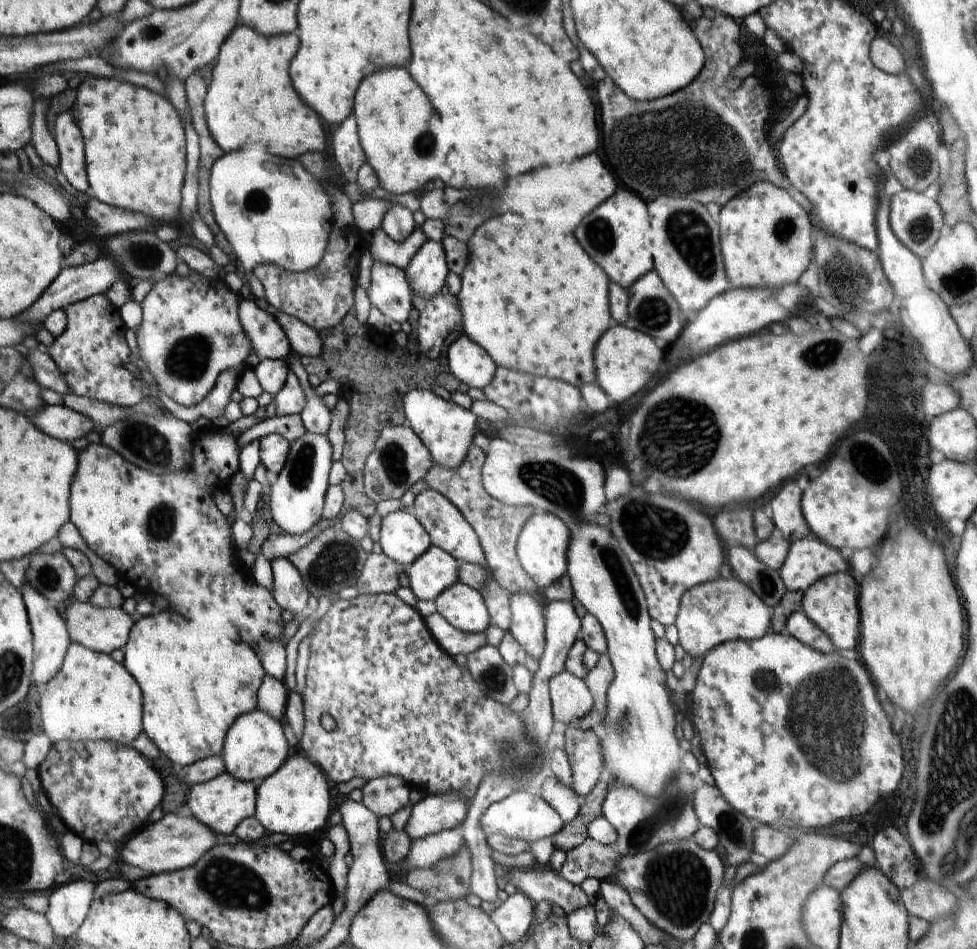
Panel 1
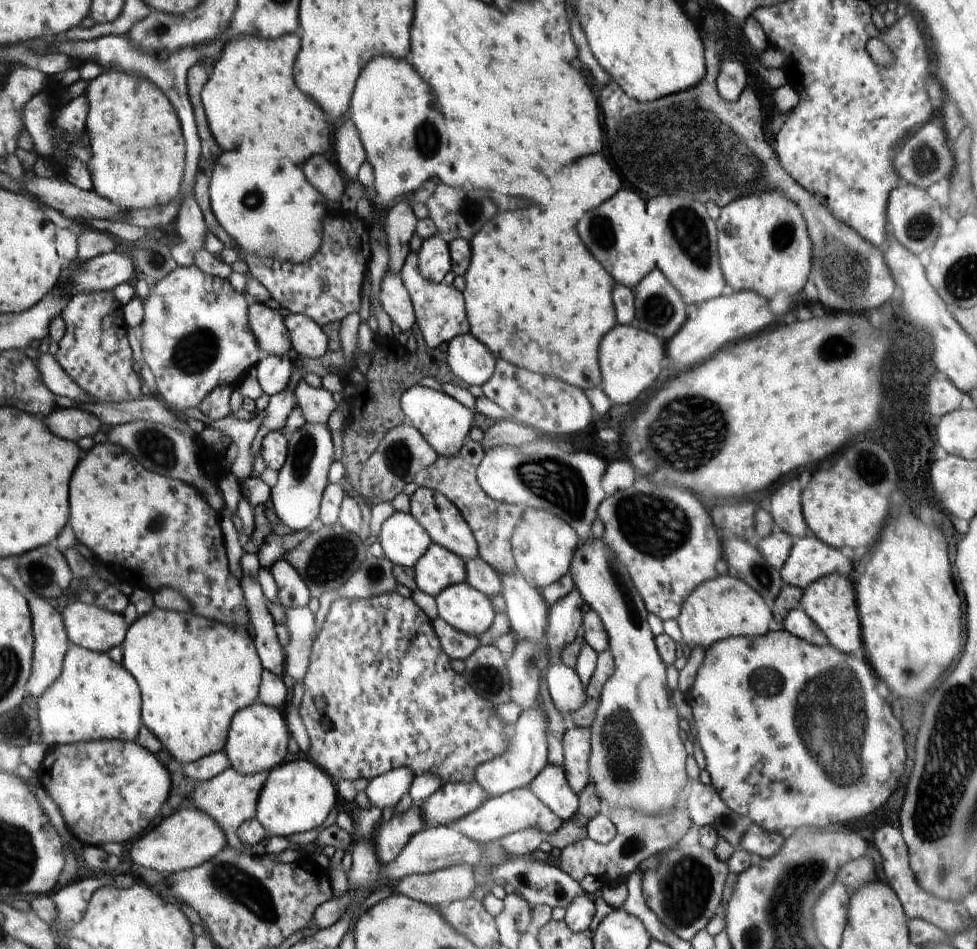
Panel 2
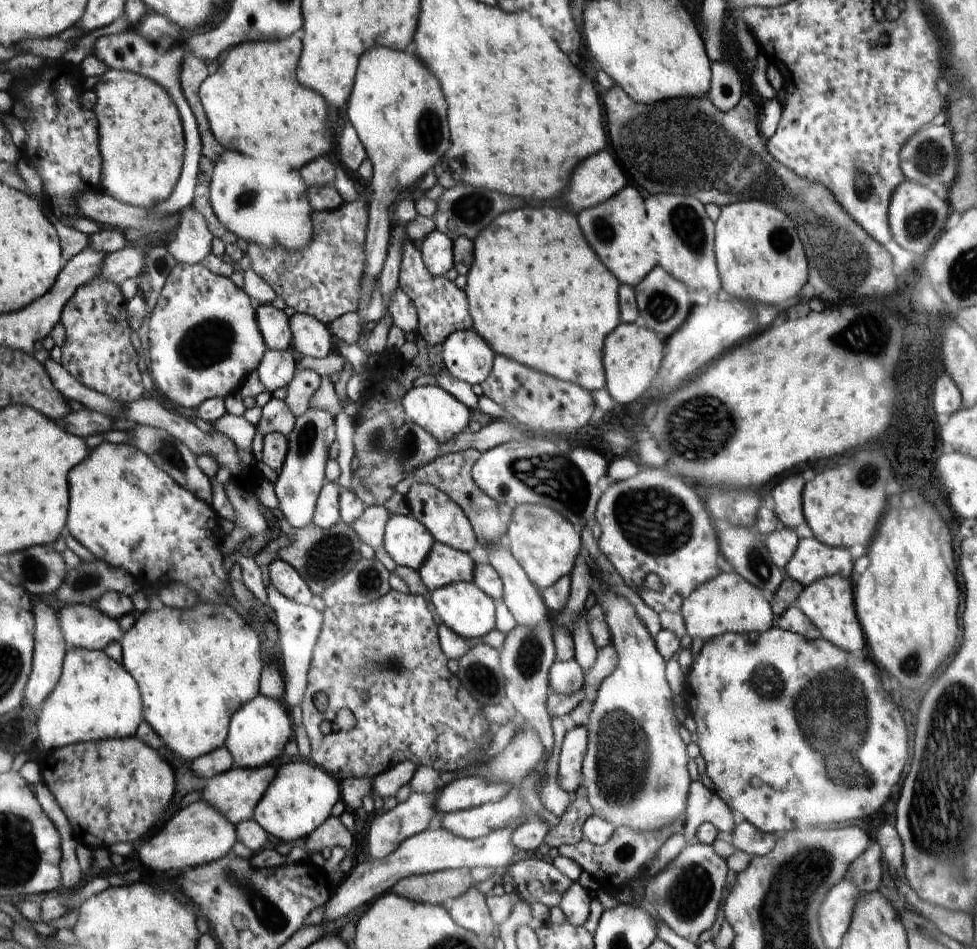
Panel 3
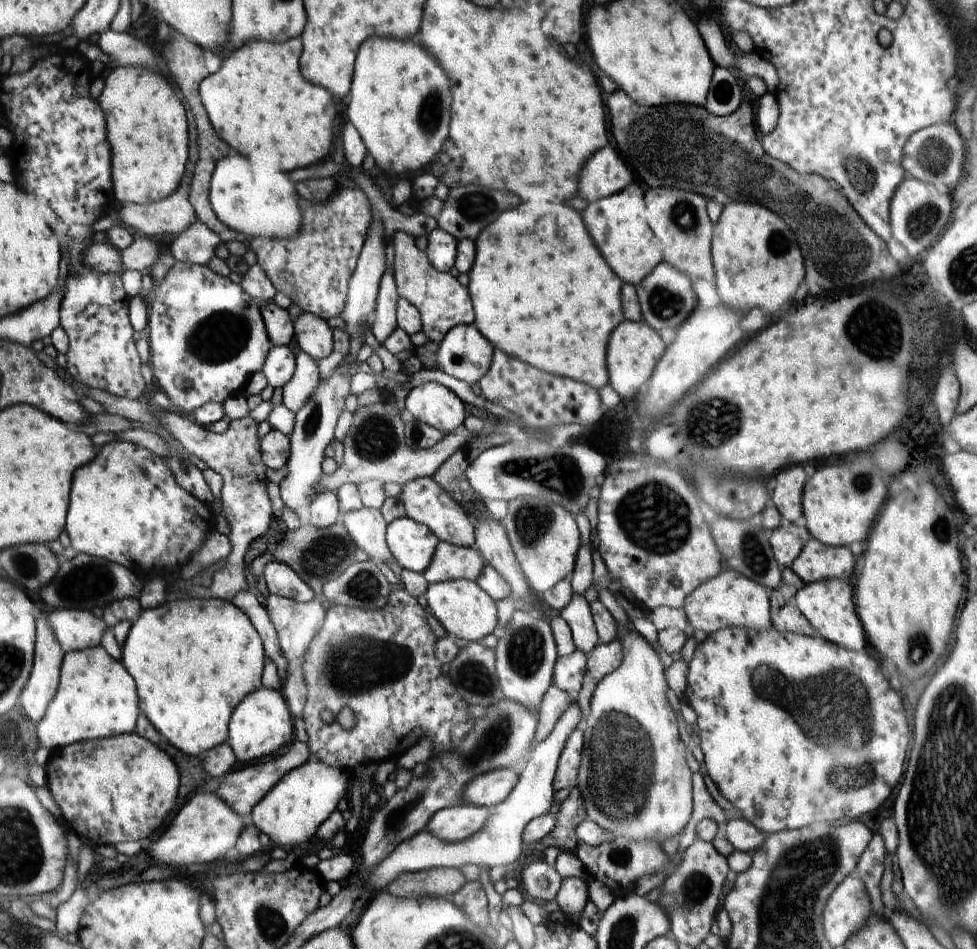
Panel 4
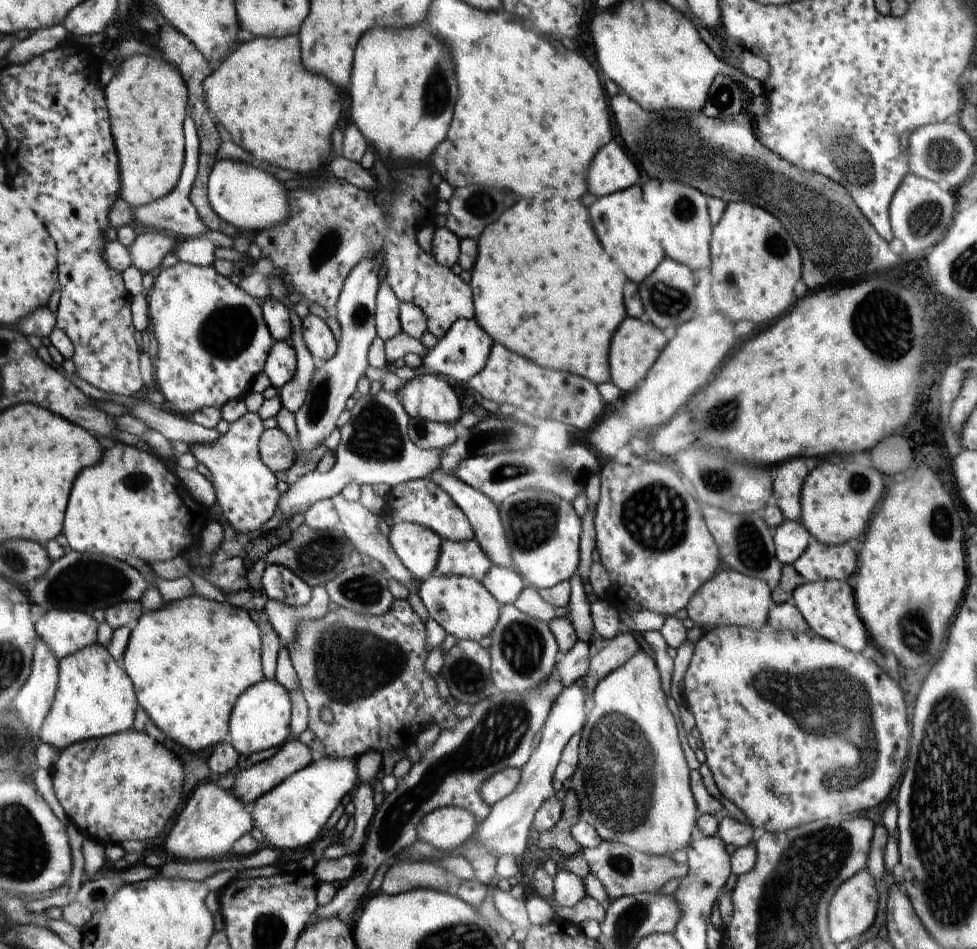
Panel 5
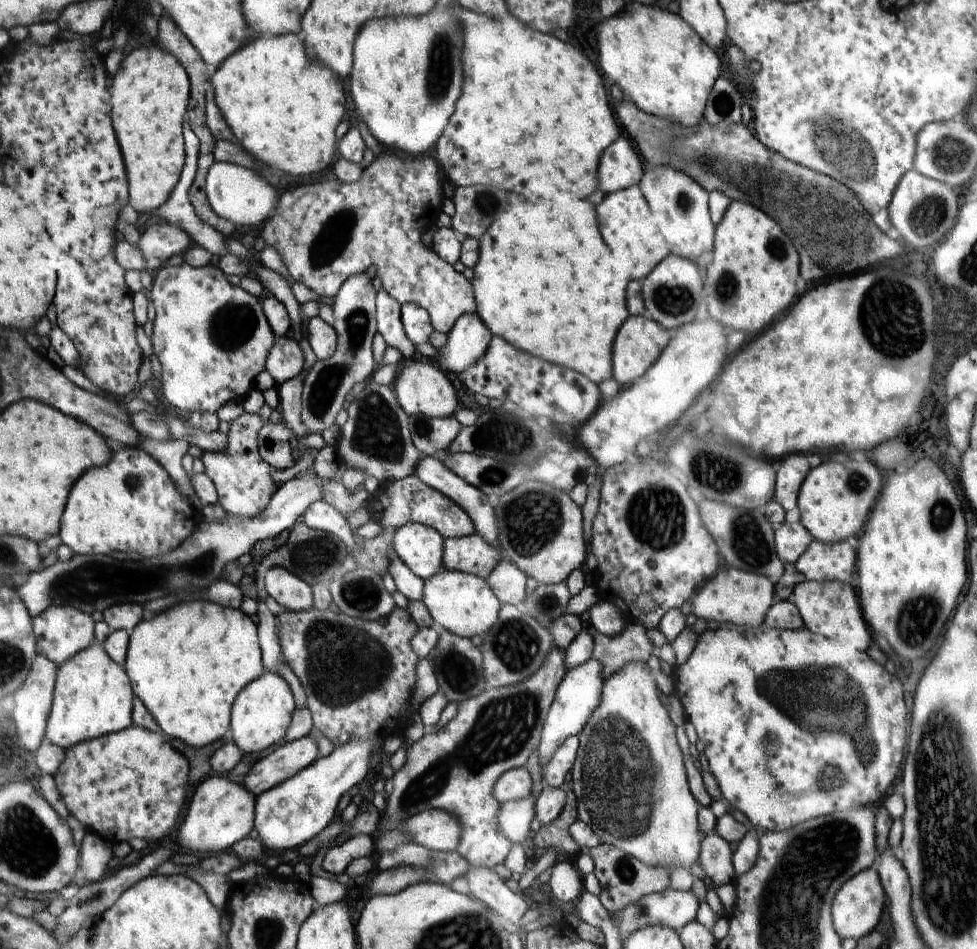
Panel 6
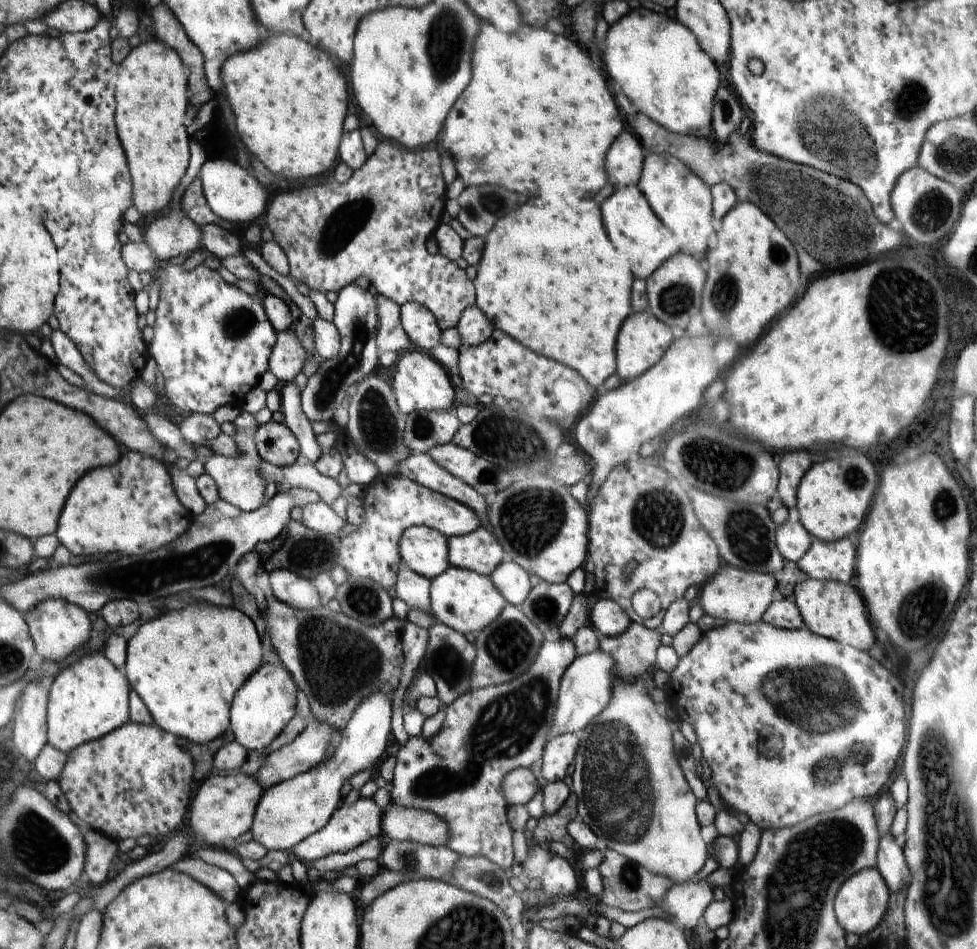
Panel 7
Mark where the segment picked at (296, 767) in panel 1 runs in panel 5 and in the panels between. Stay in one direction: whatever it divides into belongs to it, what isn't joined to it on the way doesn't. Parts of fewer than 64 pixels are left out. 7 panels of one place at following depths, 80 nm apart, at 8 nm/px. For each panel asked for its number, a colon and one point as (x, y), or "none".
2: (297, 797)
3: (301, 797)
4: (291, 814)
5: (293, 814)

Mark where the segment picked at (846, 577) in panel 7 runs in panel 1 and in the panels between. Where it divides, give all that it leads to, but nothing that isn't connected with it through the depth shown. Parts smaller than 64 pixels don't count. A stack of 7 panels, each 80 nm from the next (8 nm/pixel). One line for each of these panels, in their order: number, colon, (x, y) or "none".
1: (809, 559)
2: (809, 559)
3: (813, 560)
4: (816, 561)
5: (819, 561)
6: (821, 561)

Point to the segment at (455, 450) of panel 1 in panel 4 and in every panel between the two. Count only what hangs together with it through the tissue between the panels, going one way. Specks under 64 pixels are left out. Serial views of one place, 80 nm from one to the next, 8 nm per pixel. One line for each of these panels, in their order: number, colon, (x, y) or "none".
2: (444, 423)
3: (440, 414)
4: (428, 402)

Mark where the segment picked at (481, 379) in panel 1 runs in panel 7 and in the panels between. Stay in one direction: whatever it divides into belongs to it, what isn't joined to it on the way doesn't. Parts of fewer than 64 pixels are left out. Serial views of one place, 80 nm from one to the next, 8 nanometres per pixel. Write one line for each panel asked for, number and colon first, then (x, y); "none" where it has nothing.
2: (468, 358)
3: (466, 355)
4: (465, 354)
5: (463, 353)
6: (467, 342)
7: (474, 328)

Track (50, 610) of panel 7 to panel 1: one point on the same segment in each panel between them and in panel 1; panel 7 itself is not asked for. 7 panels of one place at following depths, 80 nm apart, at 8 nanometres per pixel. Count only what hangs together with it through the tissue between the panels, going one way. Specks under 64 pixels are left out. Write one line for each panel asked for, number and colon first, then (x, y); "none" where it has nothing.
1: (101, 629)
2: (93, 628)
3: (85, 626)
4: (75, 630)
5: (65, 631)
6: (63, 631)

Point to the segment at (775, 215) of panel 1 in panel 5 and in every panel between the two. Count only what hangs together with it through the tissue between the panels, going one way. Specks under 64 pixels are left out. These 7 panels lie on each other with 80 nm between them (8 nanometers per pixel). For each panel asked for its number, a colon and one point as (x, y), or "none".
2: (764, 244)
3: (761, 259)
4: (758, 263)
5: (756, 264)

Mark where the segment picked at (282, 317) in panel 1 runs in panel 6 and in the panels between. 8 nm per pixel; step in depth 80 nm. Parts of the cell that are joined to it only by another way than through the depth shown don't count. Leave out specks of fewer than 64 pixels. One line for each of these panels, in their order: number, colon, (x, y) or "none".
2: (308, 339)
3: (311, 338)
4: (313, 335)
5: (320, 340)
6: (322, 337)

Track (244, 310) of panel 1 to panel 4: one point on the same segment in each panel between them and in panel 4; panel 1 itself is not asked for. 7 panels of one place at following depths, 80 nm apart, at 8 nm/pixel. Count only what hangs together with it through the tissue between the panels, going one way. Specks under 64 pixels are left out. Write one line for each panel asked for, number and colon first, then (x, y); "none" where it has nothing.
2: (269, 326)
3: (275, 325)
4: (281, 330)

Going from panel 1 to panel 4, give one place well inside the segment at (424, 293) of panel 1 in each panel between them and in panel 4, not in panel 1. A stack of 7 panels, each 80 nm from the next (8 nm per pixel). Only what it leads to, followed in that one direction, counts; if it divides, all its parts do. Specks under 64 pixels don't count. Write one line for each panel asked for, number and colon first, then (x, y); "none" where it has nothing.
2: (434, 257)
3: (437, 249)
4: (442, 249)

